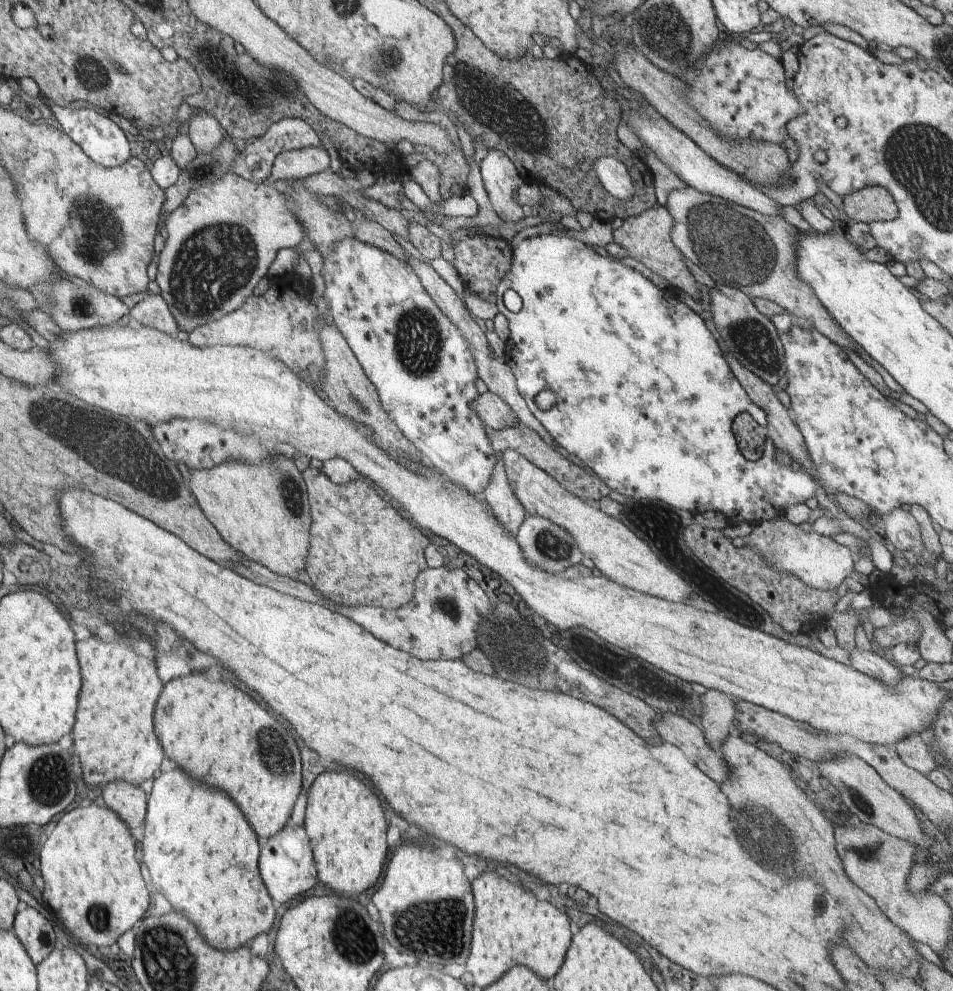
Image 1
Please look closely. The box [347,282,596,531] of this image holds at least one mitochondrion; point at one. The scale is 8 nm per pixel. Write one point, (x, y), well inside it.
(417, 341)

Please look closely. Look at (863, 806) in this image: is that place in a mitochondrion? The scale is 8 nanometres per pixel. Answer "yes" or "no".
no

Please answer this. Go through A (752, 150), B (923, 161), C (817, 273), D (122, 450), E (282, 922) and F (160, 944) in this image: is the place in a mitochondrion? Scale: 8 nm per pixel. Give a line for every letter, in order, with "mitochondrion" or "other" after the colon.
A: other
B: mitochondrion
C: other
D: mitochondrion
E: other
F: mitochondrion

